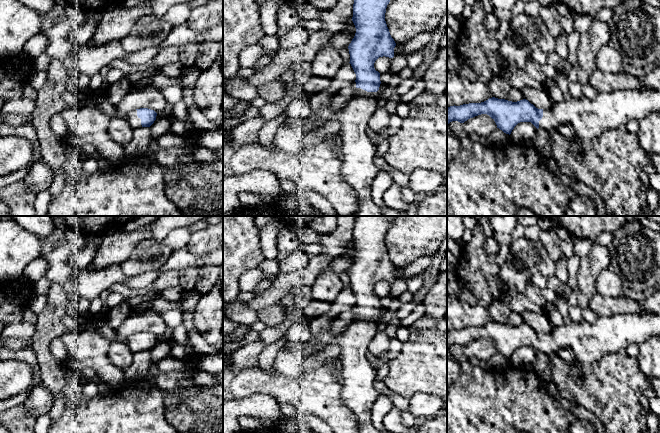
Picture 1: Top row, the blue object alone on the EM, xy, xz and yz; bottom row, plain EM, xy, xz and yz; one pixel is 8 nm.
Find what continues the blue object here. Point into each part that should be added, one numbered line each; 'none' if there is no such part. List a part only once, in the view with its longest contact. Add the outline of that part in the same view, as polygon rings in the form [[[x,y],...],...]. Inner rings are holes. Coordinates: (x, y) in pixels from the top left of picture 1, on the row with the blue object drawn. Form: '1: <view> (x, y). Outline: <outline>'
1: xz (357, 168). Outline: [[[355,88],[354,95],[346,106],[335,112],[337,121],[340,123],[339,136],[342,141],[341,177],[358,196],[358,210],[353,216],[383,216],[380,208],[371,198],[372,183],[379,170],[374,164],[376,146],[366,134],[368,121],[376,111],[378,102],[376,92],[367,92],[361,88]]]

